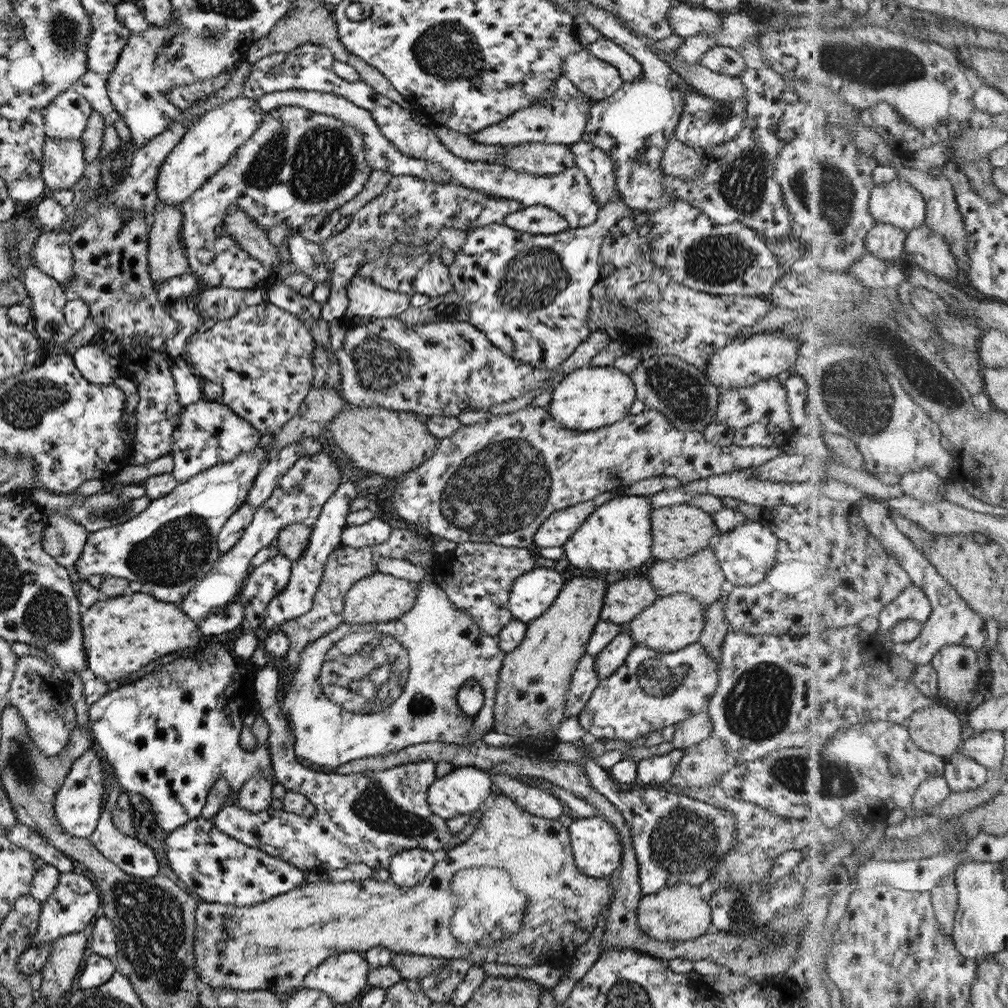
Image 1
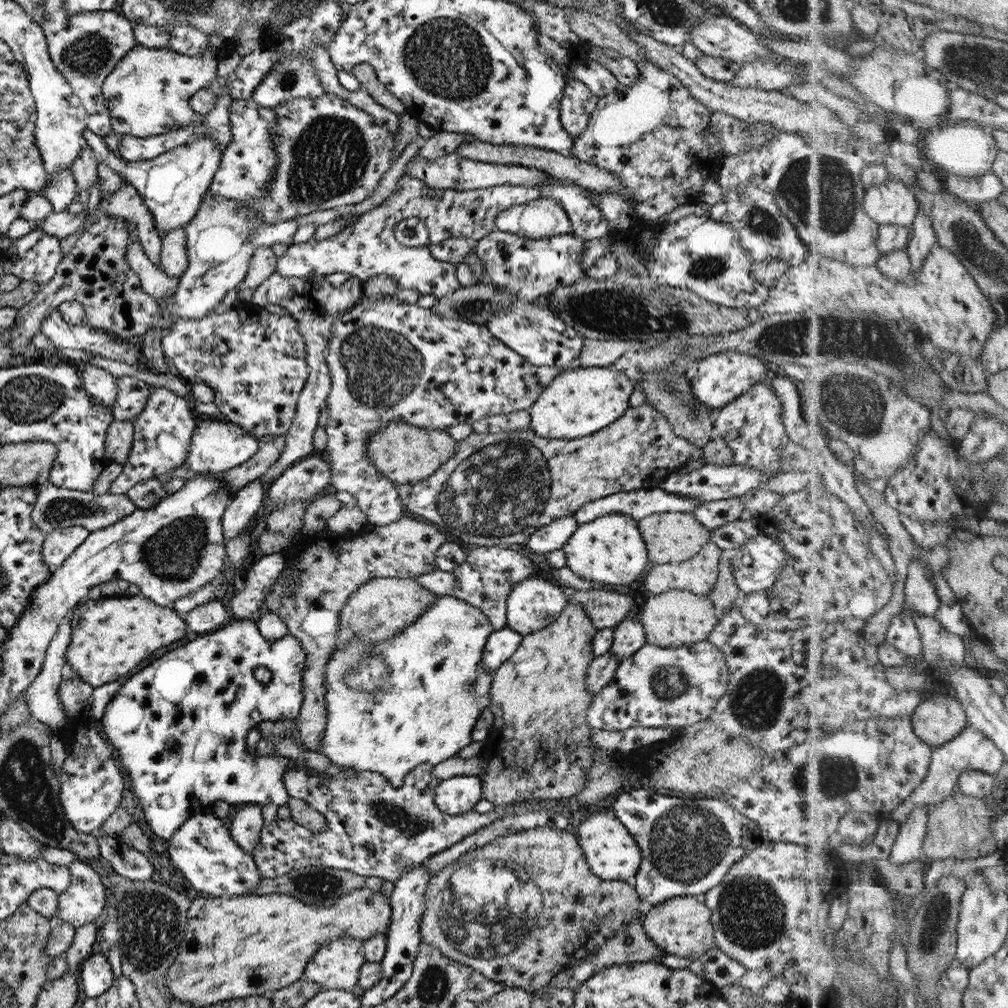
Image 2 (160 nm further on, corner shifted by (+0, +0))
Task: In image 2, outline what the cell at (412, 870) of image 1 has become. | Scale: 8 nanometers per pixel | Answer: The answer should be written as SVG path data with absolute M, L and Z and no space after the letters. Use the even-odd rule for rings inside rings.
M422 864L406 868L397 881L393 882L390 893L389 907L391 920L387 931L384 932L385 952L380 962L381 976L373 986L362 992L360 1006L372 1007L380 1005L384 1000L391 998L412 973L412 963L416 958L417 948L420 946L419 921L423 913L423 894L429 880L428 872Z

